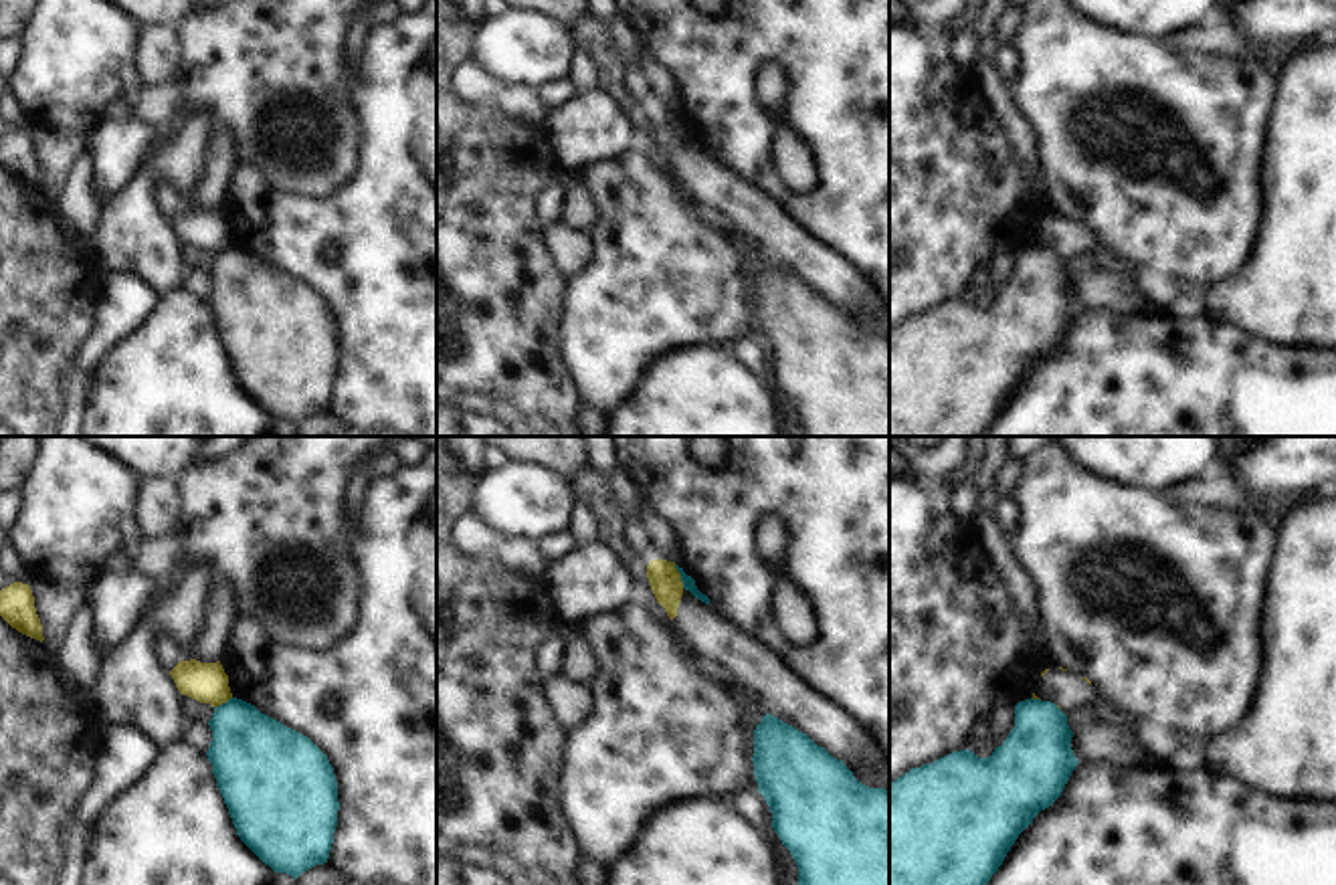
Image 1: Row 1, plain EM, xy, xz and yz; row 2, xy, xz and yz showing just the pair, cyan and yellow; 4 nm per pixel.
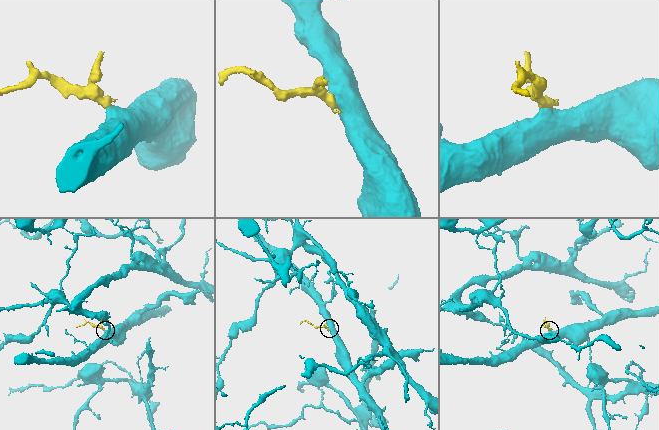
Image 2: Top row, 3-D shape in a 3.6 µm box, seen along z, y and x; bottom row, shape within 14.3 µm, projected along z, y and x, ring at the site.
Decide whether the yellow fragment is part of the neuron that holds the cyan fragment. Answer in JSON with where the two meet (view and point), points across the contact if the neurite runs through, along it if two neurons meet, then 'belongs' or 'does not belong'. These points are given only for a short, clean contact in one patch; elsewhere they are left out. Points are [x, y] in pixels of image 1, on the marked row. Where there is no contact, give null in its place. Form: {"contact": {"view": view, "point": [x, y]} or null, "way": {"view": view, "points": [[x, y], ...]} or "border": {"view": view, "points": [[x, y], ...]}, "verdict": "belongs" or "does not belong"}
{"contact": {"view": "xz", "point": [682, 576]}, "border": {"view": "xz", "points": [[674, 564], [684, 586]]}, "verdict": "does not belong"}

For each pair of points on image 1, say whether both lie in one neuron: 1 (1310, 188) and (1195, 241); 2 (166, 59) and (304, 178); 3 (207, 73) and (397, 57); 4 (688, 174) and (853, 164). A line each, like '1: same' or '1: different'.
1: different
2: different
3: different
4: different

